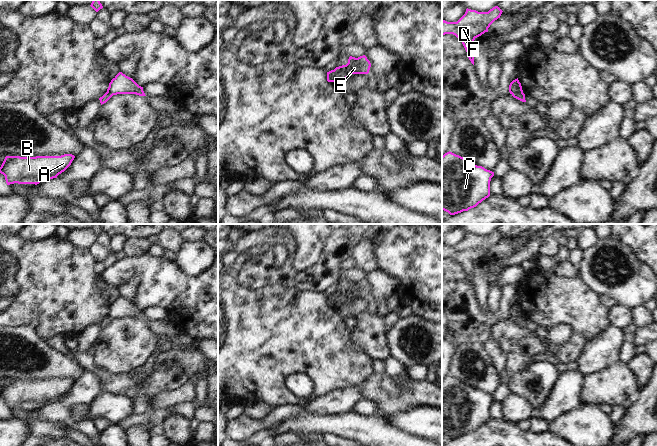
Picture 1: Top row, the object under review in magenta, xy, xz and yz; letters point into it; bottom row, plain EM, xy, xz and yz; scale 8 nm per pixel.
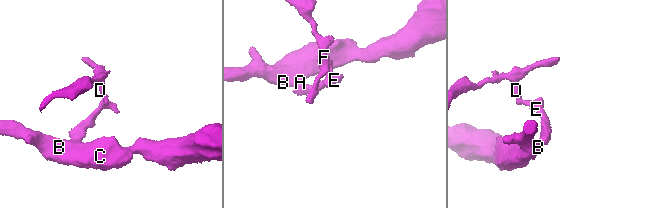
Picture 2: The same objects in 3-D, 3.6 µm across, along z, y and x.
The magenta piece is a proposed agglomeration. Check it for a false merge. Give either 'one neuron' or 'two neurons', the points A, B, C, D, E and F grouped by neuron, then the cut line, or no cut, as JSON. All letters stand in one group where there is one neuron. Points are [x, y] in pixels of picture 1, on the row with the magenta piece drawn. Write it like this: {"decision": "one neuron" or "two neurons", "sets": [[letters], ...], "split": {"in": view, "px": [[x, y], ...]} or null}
{"decision": "two neurons", "sets": [["A", "B", "C"], ["D", "E", "F"]], "split": {"in": "xz", "px": [[334, 69], [334, 79], [336, 81]]}}

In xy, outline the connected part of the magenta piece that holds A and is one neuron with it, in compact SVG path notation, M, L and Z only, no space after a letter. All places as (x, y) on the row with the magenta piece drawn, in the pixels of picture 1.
M64 154L61 156L20 157L6 156L0 173L5 176L7 185L39 184L42 181L57 178L72 163L75 156Z

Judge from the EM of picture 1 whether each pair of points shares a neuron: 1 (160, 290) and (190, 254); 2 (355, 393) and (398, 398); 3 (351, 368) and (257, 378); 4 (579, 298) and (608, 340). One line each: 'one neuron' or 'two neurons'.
1: two neurons
2: two neurons
3: one neuron
4: two neurons

